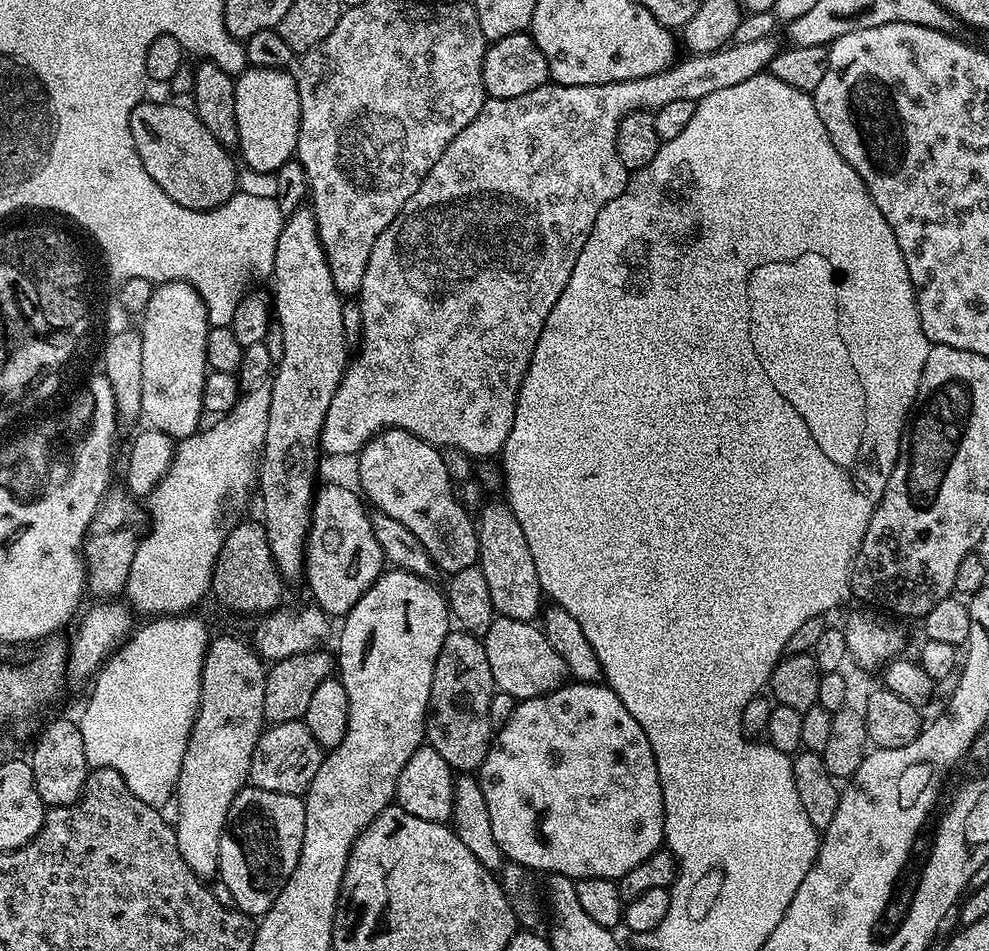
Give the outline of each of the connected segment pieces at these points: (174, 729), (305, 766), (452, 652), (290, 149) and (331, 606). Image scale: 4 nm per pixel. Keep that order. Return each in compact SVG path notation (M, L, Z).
M194 615L152 618L147 621L149 624L142 625L140 629L137 627L131 633L132 640L125 639L109 655L91 685L92 697L84 713L78 717L89 765L114 770L135 796L158 809L163 809L164 803L173 799L182 770L182 758L192 733L192 723L200 705L200 675L210 635L207 626Z
M291 720L265 727L254 746L254 756L250 758L249 781L262 790L274 790L282 794L300 796L307 793L318 766L323 764L325 749L310 734L303 720Z
M449 631L434 666L426 740L457 773L475 773L490 750L494 729L488 722L488 711L493 691L483 639L469 632Z
M245 67L235 77L234 114L238 122L238 152L256 172L275 174L296 154L300 129L300 99L296 76L282 68Z
M328 484L323 488L324 485L315 493L312 502L312 525L308 531L304 557L306 581L308 580L308 588L312 591L311 599L320 609L328 613L329 617L343 618L356 605L358 598L362 598L362 594L366 594L366 590L370 590L372 583L382 575L386 561L378 546L378 538L374 538L372 517L365 501L355 491L352 493L340 484Z

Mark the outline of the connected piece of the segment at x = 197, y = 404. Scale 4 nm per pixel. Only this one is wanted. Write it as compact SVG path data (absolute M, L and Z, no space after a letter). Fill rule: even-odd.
M171 280L153 287L152 297L146 310L139 317L138 331L142 340L142 402L140 411L143 419L153 429L181 442L197 433L201 427L200 416L205 415L202 402L202 386L209 374L206 358L206 338L208 337L208 307L202 302L198 290L184 280Z

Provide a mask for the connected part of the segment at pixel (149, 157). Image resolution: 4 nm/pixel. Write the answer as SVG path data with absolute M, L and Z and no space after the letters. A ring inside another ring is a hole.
M148 103L134 106L128 119L134 150L138 150L138 158L142 158L146 174L150 174L165 194L183 208L207 212L209 208L226 203L238 191L233 153L222 147L210 130L202 126L191 107Z

